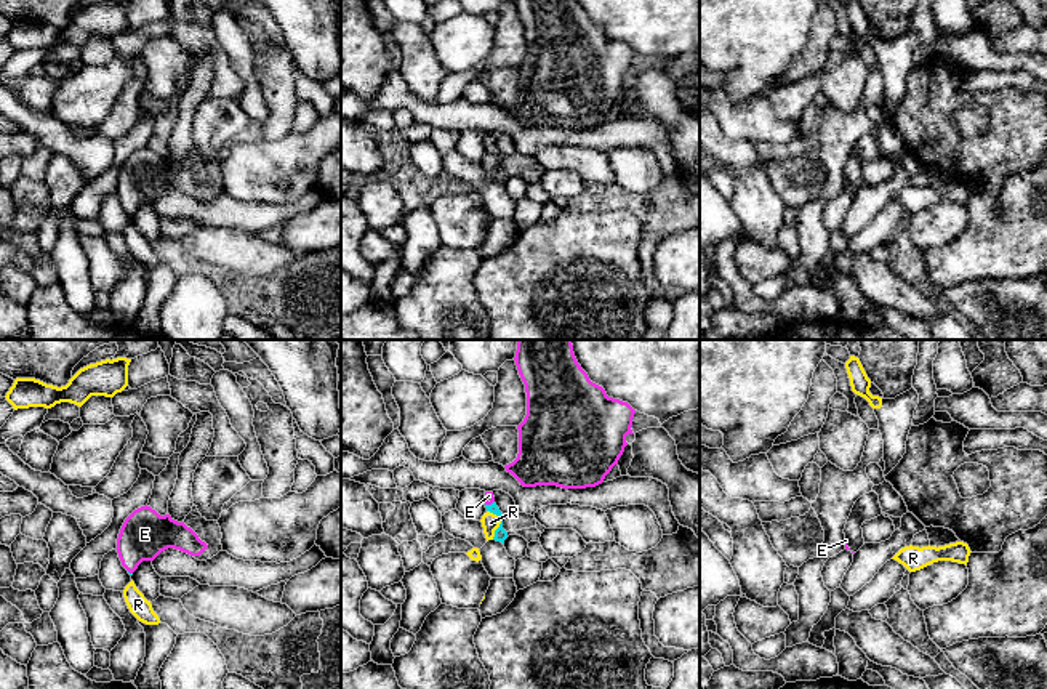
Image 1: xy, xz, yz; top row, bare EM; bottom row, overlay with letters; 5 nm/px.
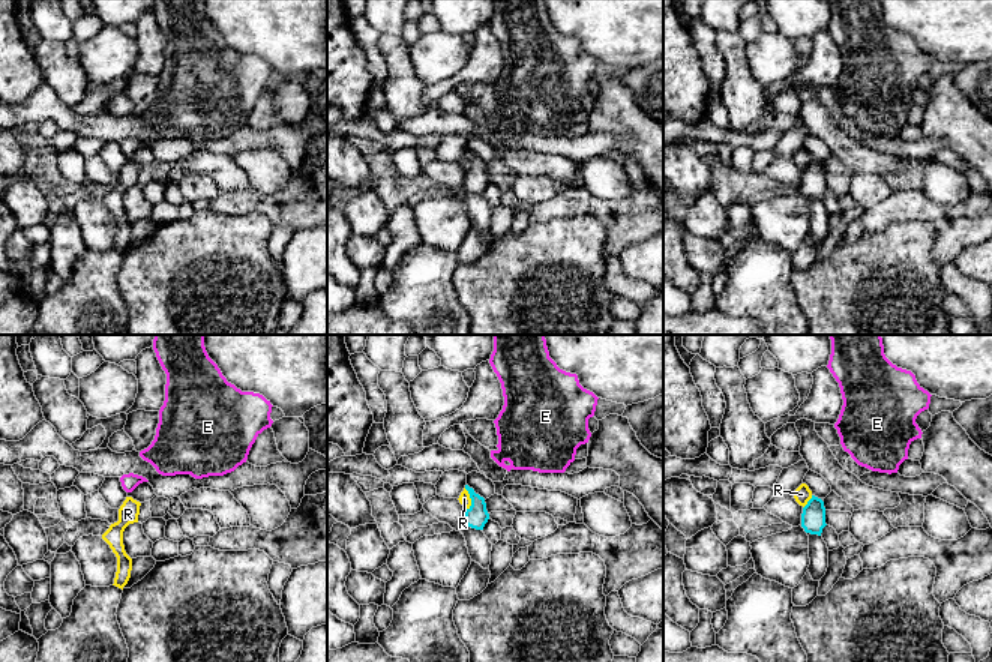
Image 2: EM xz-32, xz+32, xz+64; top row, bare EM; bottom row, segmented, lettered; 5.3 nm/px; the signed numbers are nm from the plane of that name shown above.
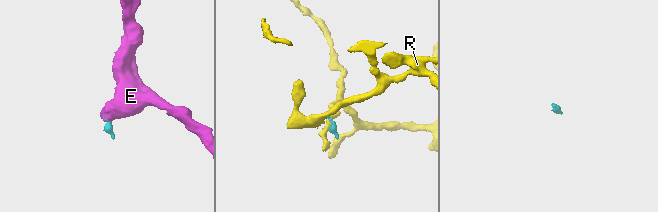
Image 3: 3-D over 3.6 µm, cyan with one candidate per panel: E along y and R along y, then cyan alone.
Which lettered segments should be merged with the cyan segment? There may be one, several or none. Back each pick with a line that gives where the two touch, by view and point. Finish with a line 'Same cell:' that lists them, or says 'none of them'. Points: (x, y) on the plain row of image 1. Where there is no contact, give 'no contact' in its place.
E: contact xz (489, 146)
Same cell: E

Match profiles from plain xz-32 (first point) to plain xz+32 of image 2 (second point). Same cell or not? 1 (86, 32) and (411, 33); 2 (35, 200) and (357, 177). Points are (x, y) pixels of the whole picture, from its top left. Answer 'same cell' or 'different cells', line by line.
1: different cells
2: different cells

